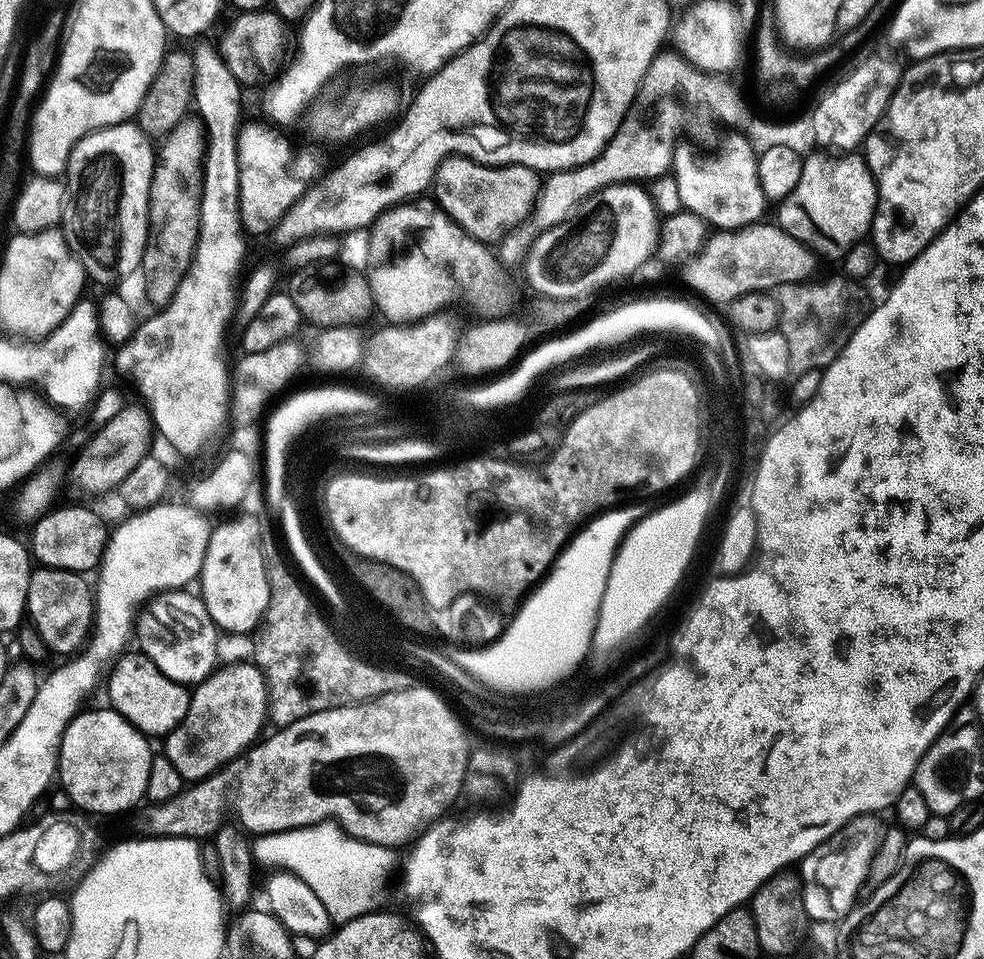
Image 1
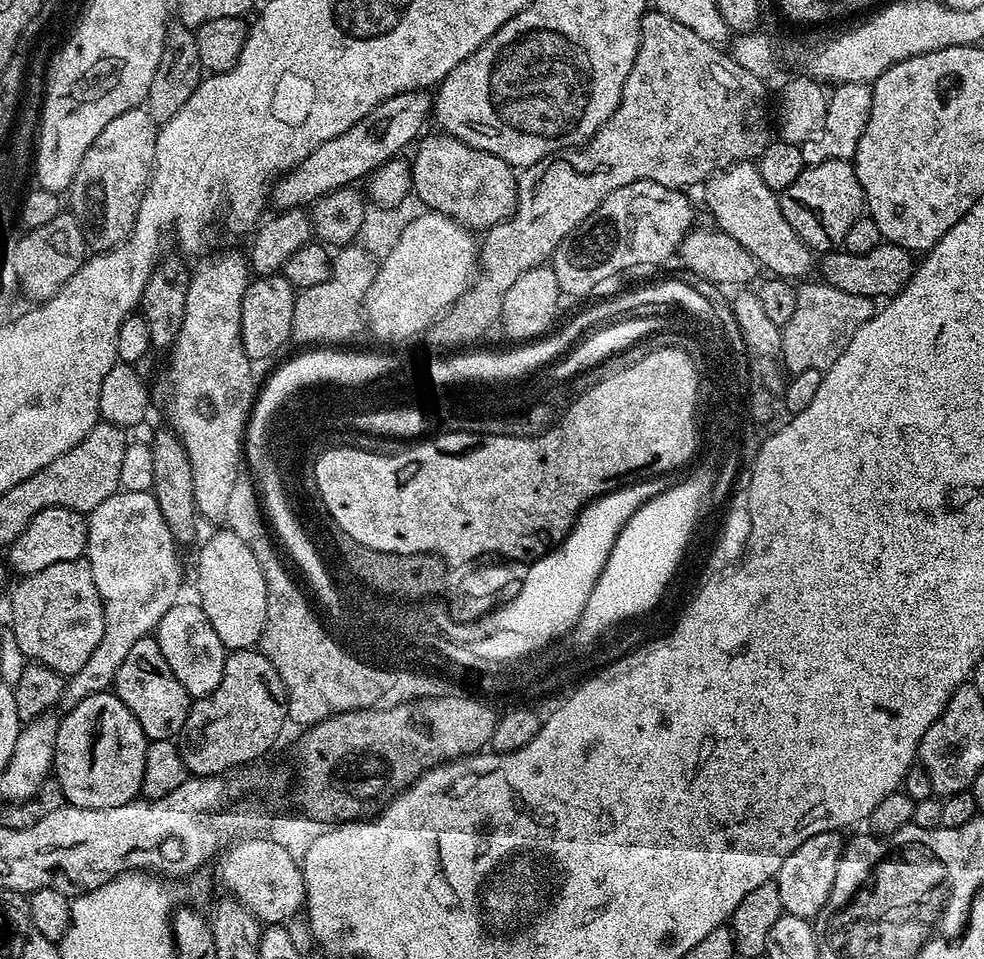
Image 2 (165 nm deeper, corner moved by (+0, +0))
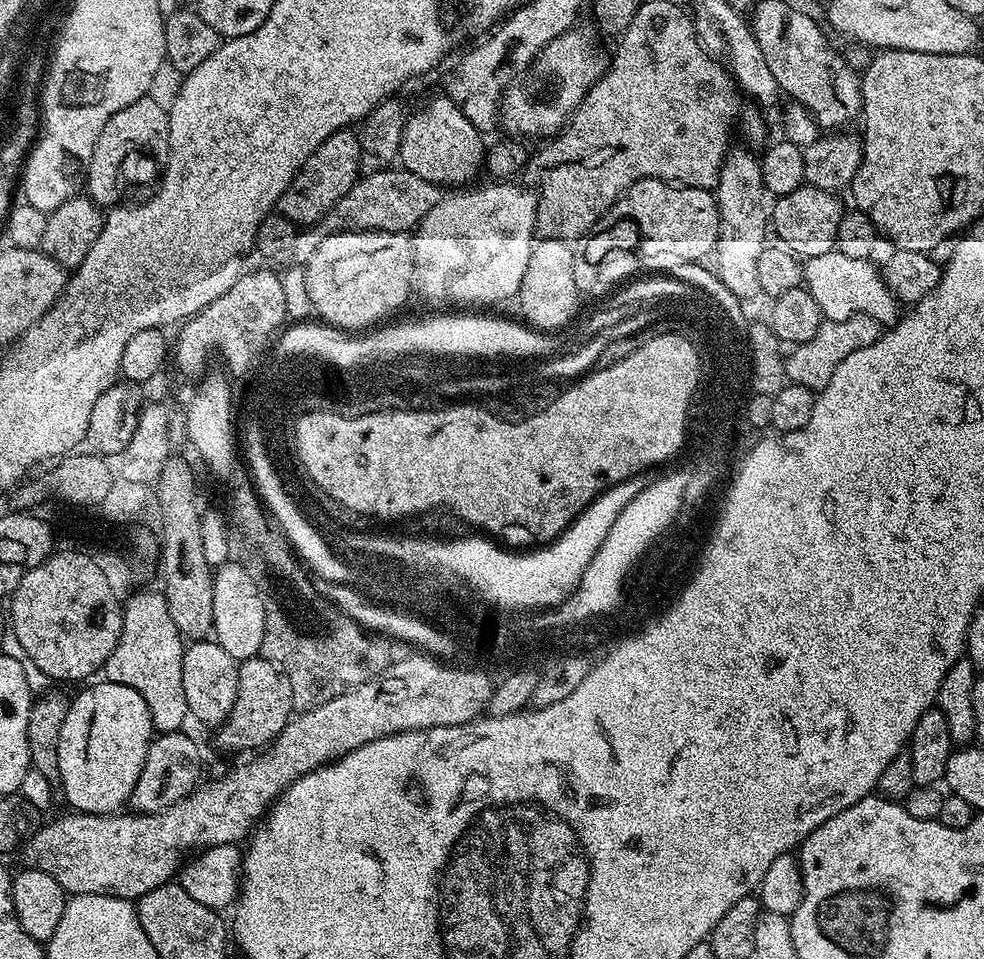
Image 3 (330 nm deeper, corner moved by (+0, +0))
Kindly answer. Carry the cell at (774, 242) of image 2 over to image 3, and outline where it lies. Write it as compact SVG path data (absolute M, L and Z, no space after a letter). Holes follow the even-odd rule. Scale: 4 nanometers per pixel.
M835 250L811 257L803 267L804 286L819 306L821 315L830 321L842 321L854 314L869 314L882 326L899 321L900 303L875 261L849 258Z

